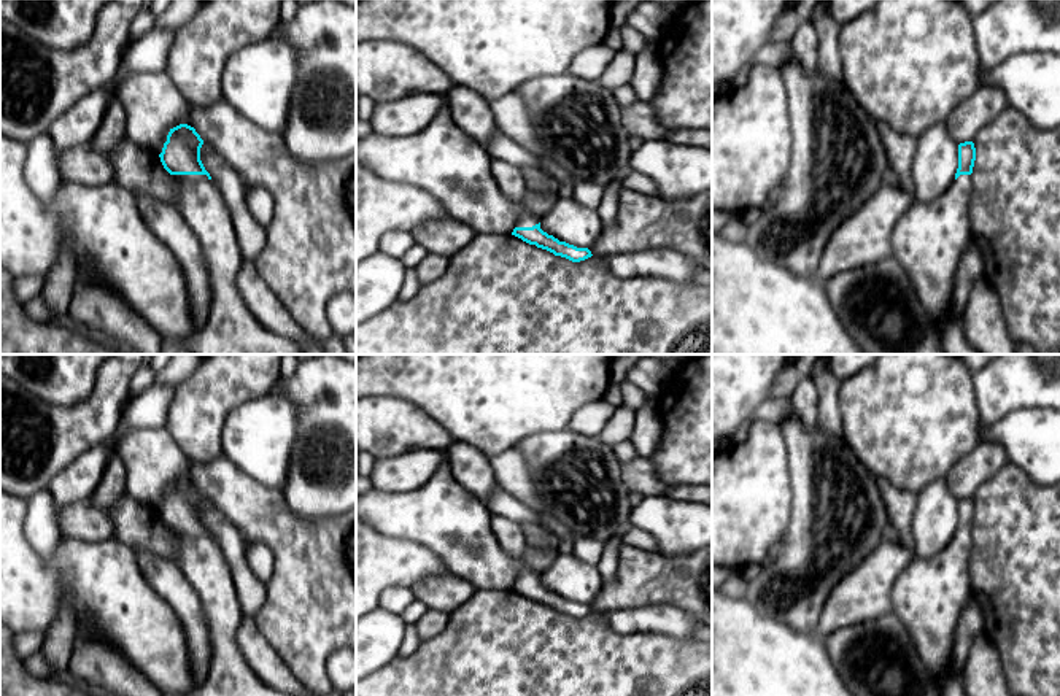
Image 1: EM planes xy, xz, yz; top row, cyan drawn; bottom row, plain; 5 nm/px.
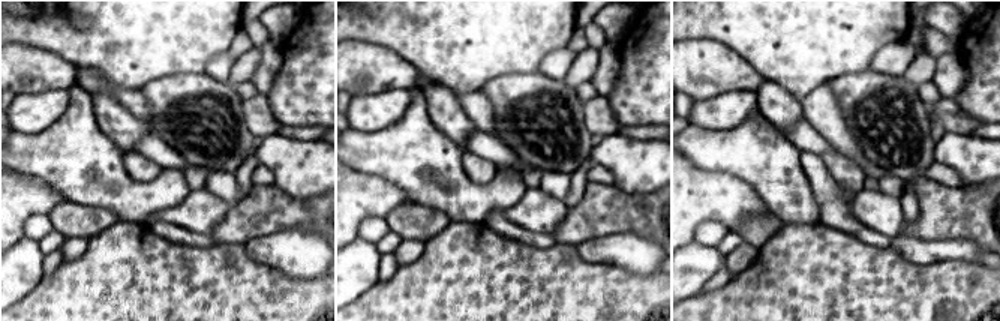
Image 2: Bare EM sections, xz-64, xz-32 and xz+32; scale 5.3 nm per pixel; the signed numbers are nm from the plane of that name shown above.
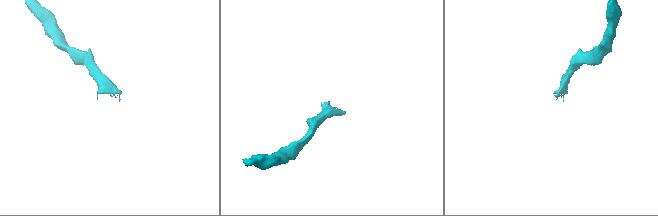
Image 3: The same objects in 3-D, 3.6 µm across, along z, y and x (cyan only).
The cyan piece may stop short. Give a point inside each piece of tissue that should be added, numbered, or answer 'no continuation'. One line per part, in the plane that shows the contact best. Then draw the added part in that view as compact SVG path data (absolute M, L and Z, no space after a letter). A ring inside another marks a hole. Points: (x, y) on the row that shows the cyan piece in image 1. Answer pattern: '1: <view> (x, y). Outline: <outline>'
1: xy (231, 328). Outline: M172 175L175 181L175 205L199 240L207 264L211 307L202 329L183 340L191 354L302 354L300 345L265 329L246 307L237 275L243 264L240 245L219 188L207 175Z

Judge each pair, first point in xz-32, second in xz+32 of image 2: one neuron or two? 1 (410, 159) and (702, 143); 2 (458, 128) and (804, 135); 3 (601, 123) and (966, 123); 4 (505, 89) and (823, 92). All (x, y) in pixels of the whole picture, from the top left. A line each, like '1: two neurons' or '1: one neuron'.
1: one neuron
2: two neurons
3: one neuron
4: two neurons

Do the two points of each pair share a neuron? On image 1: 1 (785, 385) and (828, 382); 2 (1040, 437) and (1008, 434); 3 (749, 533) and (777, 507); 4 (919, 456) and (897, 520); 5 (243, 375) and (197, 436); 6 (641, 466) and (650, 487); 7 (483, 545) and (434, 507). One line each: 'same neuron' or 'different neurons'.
1: different neurons
2: same neuron
3: same neuron
4: different neurons
5: same neuron
6: same neuron
7: same neuron

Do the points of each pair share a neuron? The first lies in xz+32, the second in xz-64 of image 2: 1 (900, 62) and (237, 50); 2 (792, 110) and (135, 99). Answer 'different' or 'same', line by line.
1: different
2: different

